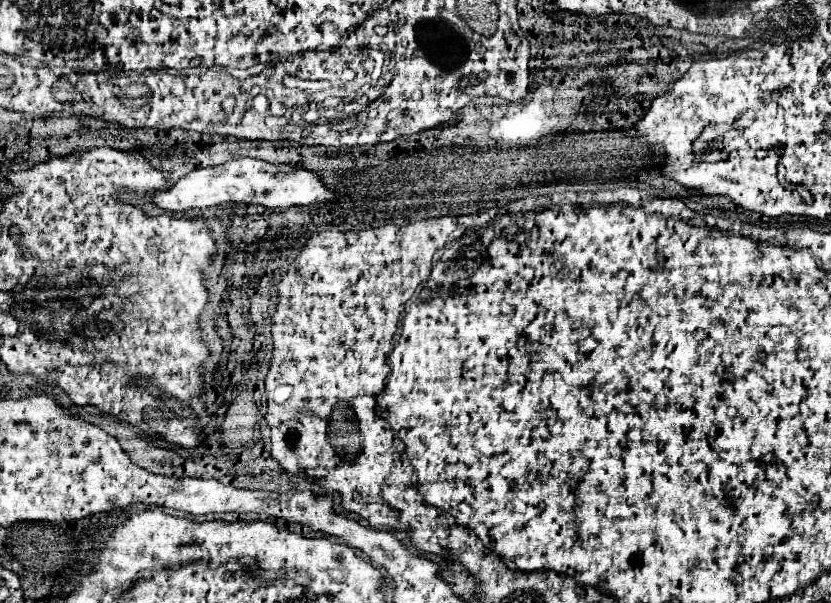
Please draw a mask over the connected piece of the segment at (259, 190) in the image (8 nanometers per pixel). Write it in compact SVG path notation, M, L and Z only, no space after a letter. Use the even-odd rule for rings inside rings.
M232 159L218 167L206 167L196 169L182 177L174 187L168 187L166 191L158 191L152 201L166 209L166 211L188 211L188 209L200 209L200 207L214 207L220 203L254 203L264 207L292 207L292 205L314 205L314 203L328 203L334 201L336 193L334 189L326 187L322 177L314 171L292 167L288 163L272 165L260 159Z

